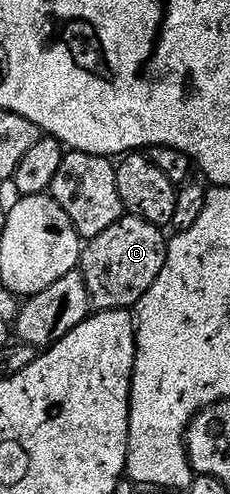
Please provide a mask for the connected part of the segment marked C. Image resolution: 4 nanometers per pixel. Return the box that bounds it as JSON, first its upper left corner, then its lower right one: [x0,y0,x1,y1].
[93,215,168,307]

